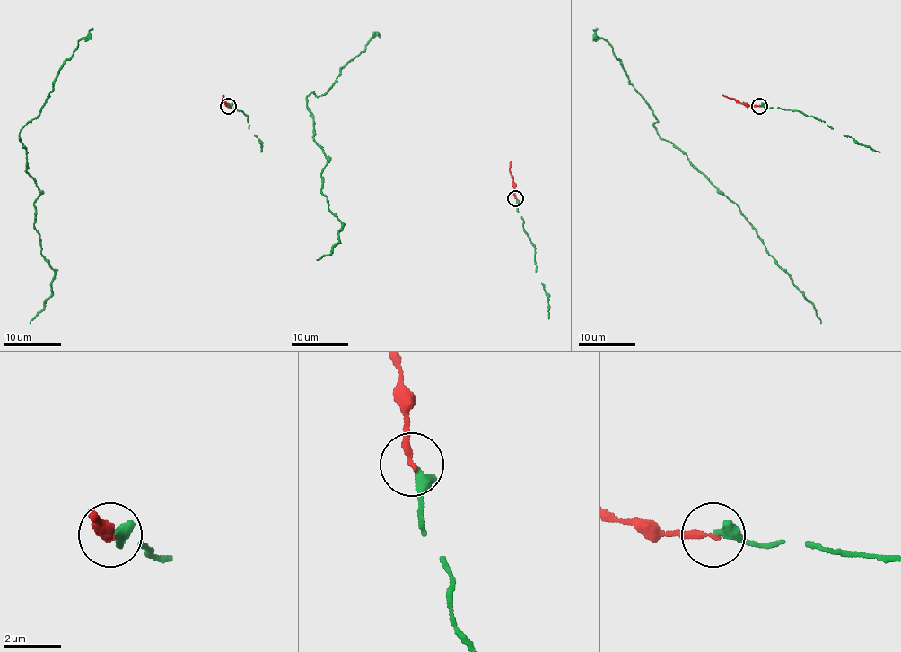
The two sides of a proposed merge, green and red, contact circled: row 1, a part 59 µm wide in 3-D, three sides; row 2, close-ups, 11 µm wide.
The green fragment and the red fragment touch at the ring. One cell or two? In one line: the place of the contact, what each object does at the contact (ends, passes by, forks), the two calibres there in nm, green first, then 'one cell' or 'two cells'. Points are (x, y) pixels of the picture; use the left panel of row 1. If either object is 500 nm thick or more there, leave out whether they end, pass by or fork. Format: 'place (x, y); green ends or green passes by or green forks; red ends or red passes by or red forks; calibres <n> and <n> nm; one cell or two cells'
place (228, 106); green ends; red ends; calibres 360 and 240 nm; one cell

